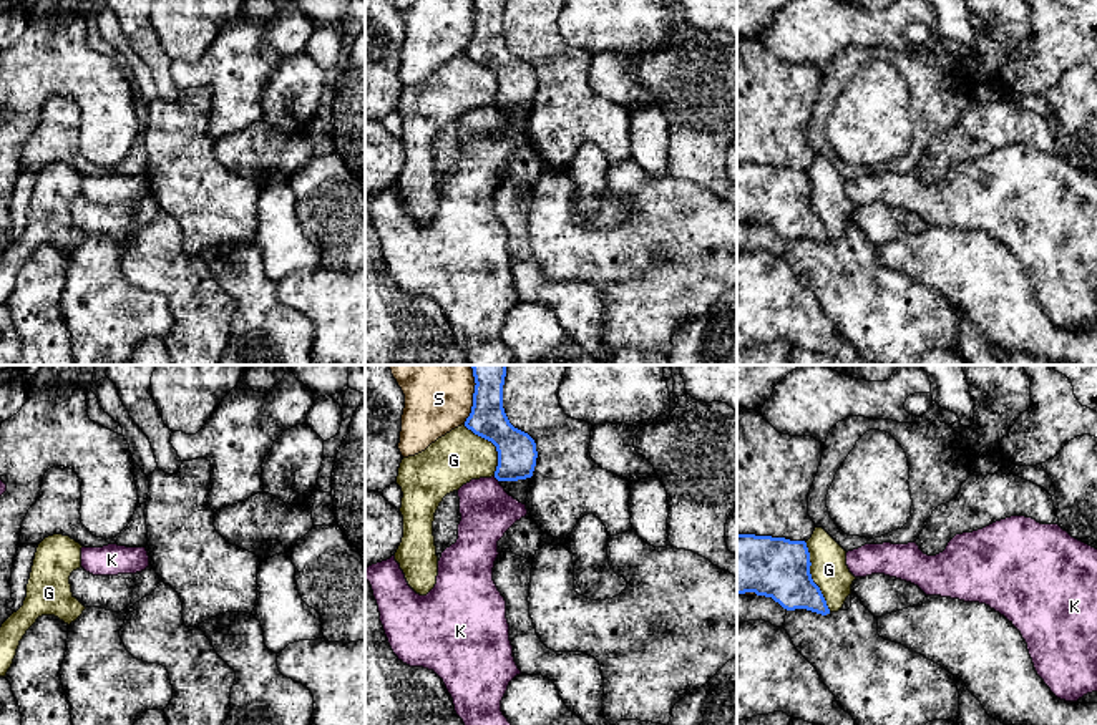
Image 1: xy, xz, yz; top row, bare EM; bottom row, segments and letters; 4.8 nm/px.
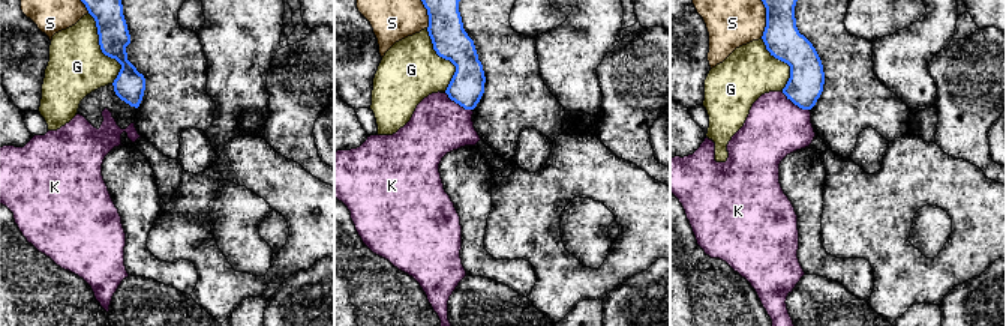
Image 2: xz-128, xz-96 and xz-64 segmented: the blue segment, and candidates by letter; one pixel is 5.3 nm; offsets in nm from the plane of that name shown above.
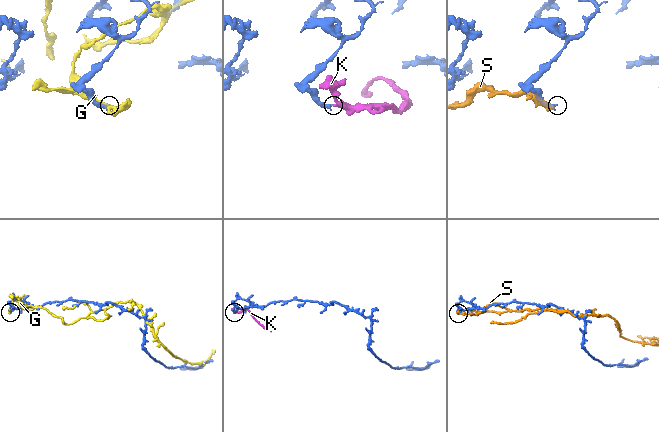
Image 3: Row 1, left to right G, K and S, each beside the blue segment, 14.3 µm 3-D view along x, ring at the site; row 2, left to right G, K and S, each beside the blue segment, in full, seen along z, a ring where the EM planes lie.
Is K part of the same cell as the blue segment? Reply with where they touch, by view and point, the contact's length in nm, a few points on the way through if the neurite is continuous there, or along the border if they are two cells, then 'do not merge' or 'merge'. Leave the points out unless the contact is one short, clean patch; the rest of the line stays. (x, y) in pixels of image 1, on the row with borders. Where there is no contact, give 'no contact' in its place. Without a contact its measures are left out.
meets blue in xz at (497, 478); contact 40 nm long; border along xz (493, 476), (498, 481); do not merge

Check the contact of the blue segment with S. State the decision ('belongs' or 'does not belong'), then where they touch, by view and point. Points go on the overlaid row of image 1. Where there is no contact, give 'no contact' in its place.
does not belong | xz (473, 395)

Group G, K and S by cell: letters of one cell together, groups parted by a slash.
G / K / S

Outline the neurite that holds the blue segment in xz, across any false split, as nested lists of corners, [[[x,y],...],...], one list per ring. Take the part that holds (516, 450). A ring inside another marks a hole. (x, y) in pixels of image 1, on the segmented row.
[[[471,365],[471,368],[476,385],[465,426],[496,446],[498,481],[531,478],[538,458],[536,443],[509,423],[503,408],[506,365]]]

